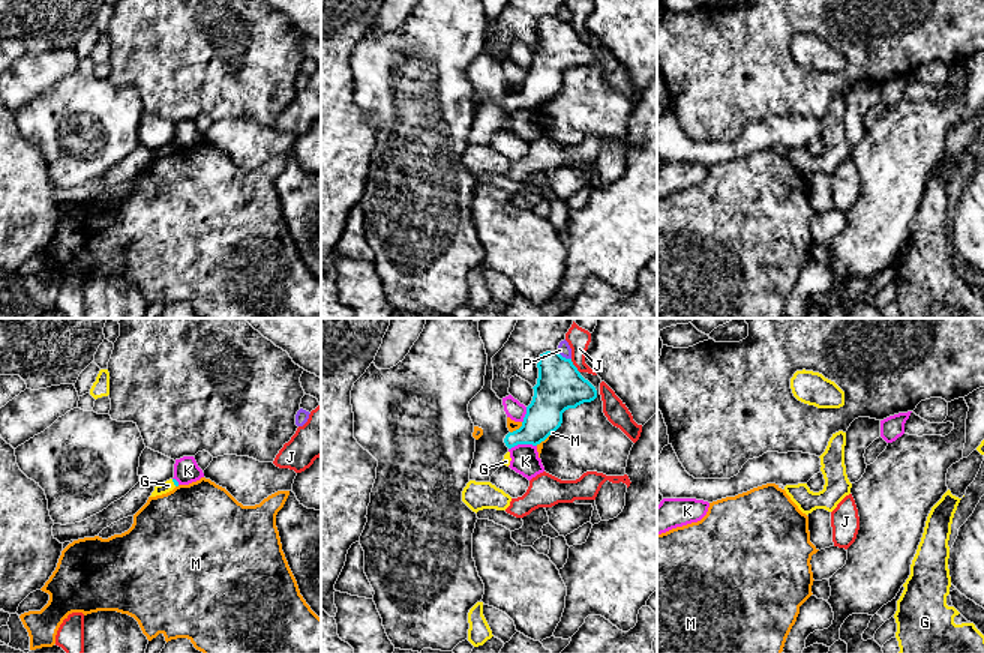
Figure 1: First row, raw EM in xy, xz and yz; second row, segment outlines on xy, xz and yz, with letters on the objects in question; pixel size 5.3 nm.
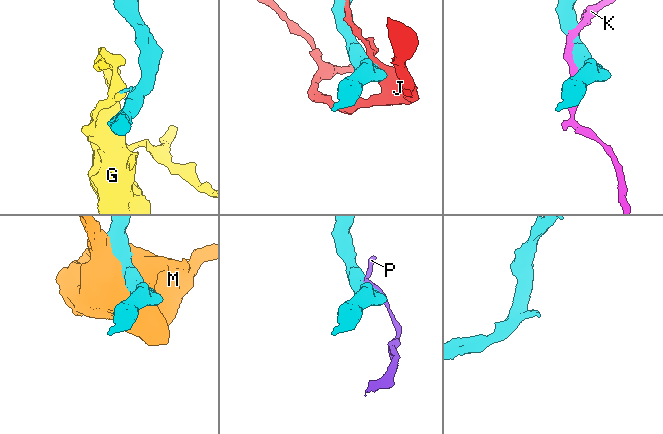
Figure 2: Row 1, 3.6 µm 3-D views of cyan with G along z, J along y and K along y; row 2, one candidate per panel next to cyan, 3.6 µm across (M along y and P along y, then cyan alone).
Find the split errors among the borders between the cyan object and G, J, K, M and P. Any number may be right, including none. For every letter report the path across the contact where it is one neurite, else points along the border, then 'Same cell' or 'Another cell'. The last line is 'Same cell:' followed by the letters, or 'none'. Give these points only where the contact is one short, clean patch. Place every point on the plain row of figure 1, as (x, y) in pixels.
G: Boundary: xy (171, 143), (176, 149). Another cell
J: Another cell
K: Another cell
M: Another cell
P: Another cell
Same cell: none

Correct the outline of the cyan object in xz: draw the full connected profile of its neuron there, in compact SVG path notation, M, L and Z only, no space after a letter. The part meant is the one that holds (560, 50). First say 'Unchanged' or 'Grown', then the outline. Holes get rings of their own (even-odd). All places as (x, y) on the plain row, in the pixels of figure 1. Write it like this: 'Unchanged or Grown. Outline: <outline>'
Unchanged. Outline: M558 15L540 18L537 32L534 60L522 90L504 102L508 113L518 108L540 108L561 90L566 74L597 62L596 51L580 39L572 23Z

